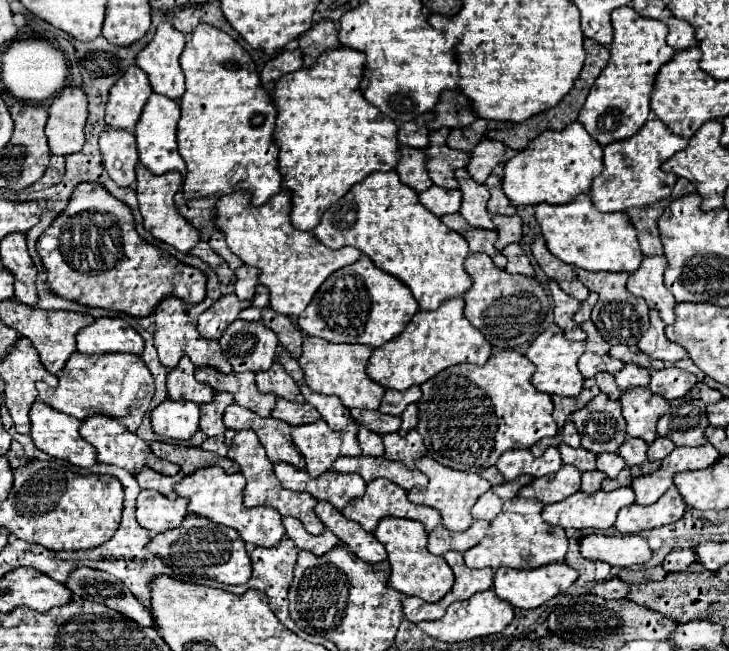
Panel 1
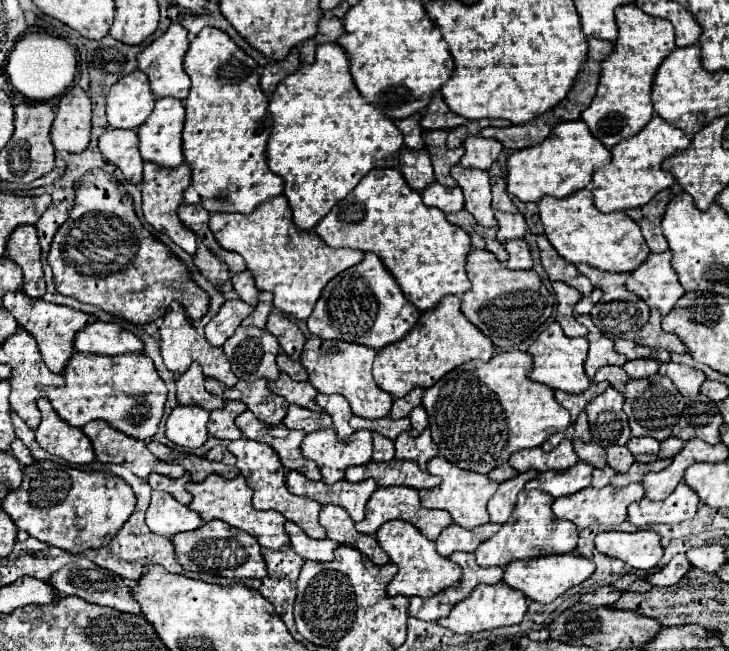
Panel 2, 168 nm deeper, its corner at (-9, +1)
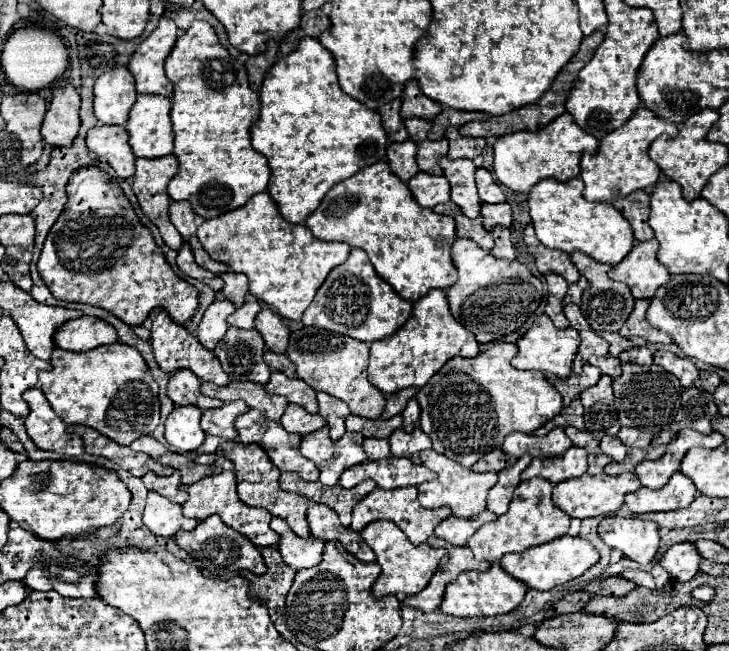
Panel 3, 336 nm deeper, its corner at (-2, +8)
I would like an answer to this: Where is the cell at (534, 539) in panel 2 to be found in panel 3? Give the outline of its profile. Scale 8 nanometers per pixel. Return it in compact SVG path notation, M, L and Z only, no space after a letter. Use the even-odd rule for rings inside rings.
M531 478L527 482L521 482L515 488L513 500L509 504L509 510L499 516L497 520L483 524L467 542L473 556L477 560L487 562L499 562L509 552L523 552L531 546L539 546L545 542L551 542L555 538L561 538L569 530L569 516L563 514L553 502L551 502L551 488L553 484L545 478Z

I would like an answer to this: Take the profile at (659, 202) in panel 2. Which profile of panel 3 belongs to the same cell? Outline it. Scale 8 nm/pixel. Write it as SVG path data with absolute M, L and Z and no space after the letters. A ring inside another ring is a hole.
M637 190L625 198L613 200L611 202L617 210L623 212L623 216L629 220L635 240L651 240L653 238L653 230L649 226L649 214L651 214L651 206L649 206L649 194L645 190Z

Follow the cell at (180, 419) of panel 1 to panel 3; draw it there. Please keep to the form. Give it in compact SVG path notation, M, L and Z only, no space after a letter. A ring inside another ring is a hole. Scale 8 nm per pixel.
M175 406L165 420L165 440L179 452L197 450L205 440L205 432L201 430L199 420L199 408Z

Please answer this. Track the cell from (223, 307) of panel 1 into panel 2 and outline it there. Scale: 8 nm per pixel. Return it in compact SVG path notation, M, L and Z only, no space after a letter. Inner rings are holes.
M240 299L234 301L226 301L218 315L210 319L210 323L204 327L206 339L210 345L214 347L222 347L226 339L230 339L234 335L234 331L238 329L238 325L252 313L252 307L248 303L242 303Z

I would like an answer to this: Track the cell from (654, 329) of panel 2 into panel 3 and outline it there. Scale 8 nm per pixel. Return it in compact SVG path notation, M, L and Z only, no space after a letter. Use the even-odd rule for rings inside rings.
M637 300L635 310L631 312L629 320L619 330L619 334L623 337L643 336L649 342L663 342L661 332L651 328L651 324L645 318L647 308L649 308L649 300Z

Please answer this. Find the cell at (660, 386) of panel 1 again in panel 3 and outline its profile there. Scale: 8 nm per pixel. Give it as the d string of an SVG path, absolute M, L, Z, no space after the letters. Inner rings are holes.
M659 350L659 352L655 352L653 360L655 360L655 364L663 366L667 372L677 376L683 388L691 388L693 382L699 378L699 370L689 358L679 358L673 352L661 352Z

